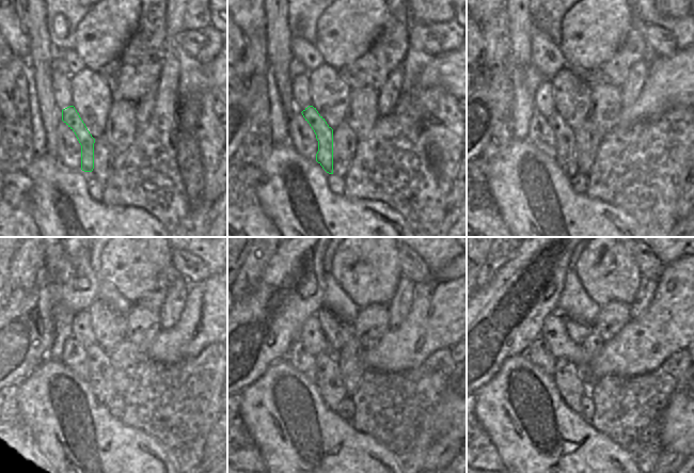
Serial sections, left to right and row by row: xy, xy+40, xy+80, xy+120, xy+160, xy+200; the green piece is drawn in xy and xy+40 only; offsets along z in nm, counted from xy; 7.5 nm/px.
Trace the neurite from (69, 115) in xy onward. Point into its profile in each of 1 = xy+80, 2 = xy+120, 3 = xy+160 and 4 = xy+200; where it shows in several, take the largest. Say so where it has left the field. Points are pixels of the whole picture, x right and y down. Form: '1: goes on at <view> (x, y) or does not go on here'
1: goes on at xy+80 (564, 133)
2: goes on at xy+120 (100, 383)
3: goes on at xy+160 (329, 380)
4: goes on at xy+200 (572, 387)

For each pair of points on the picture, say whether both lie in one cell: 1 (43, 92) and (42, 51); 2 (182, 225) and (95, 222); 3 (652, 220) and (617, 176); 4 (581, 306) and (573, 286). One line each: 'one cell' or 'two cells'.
1: one cell
2: two cells
3: one cell
4: one cell

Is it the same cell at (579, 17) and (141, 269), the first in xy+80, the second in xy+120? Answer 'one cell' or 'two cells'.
one cell

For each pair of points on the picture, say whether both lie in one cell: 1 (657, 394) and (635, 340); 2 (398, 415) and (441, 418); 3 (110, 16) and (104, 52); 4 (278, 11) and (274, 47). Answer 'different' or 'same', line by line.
1: different
2: different
3: same
4: same

